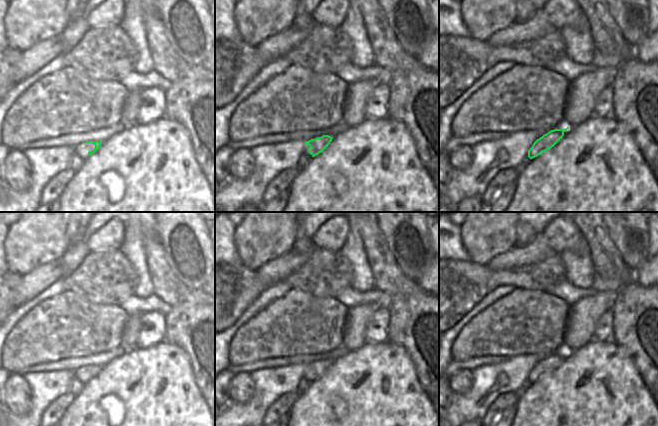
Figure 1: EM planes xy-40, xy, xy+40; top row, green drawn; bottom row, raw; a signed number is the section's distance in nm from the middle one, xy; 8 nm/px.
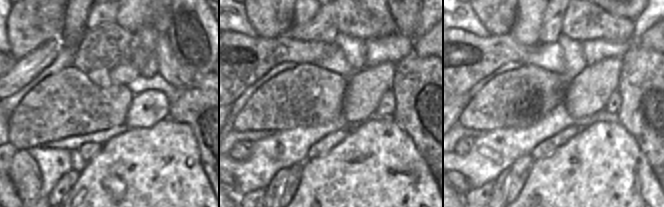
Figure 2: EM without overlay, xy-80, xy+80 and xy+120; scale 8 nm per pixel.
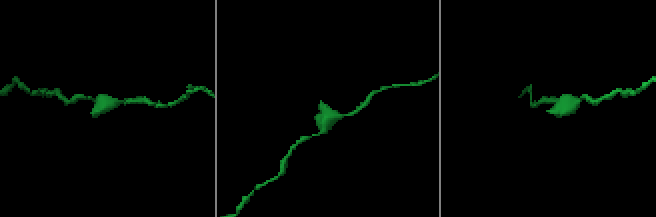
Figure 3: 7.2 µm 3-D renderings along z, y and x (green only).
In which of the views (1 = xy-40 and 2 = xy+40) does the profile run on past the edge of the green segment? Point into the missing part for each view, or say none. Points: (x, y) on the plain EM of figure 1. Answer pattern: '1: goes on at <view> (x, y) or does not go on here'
1: does not go on here
2: does not go on here

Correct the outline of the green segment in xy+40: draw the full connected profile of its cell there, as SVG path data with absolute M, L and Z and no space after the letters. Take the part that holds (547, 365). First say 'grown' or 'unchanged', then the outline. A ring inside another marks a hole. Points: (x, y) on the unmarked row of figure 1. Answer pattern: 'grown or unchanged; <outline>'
unchanged; M554 353L544 358L542 361L537 363L532 371L528 374L528 381L533 383L540 379L541 377L554 371L564 360L564 356L569 353Z

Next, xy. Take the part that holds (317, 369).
unchanged; M323 359L321 361L317 361L315 363L306 365L305 369L310 370L308 376L312 379L312 381L315 381L316 379L318 379L328 371L332 363L333 361L329 359Z

